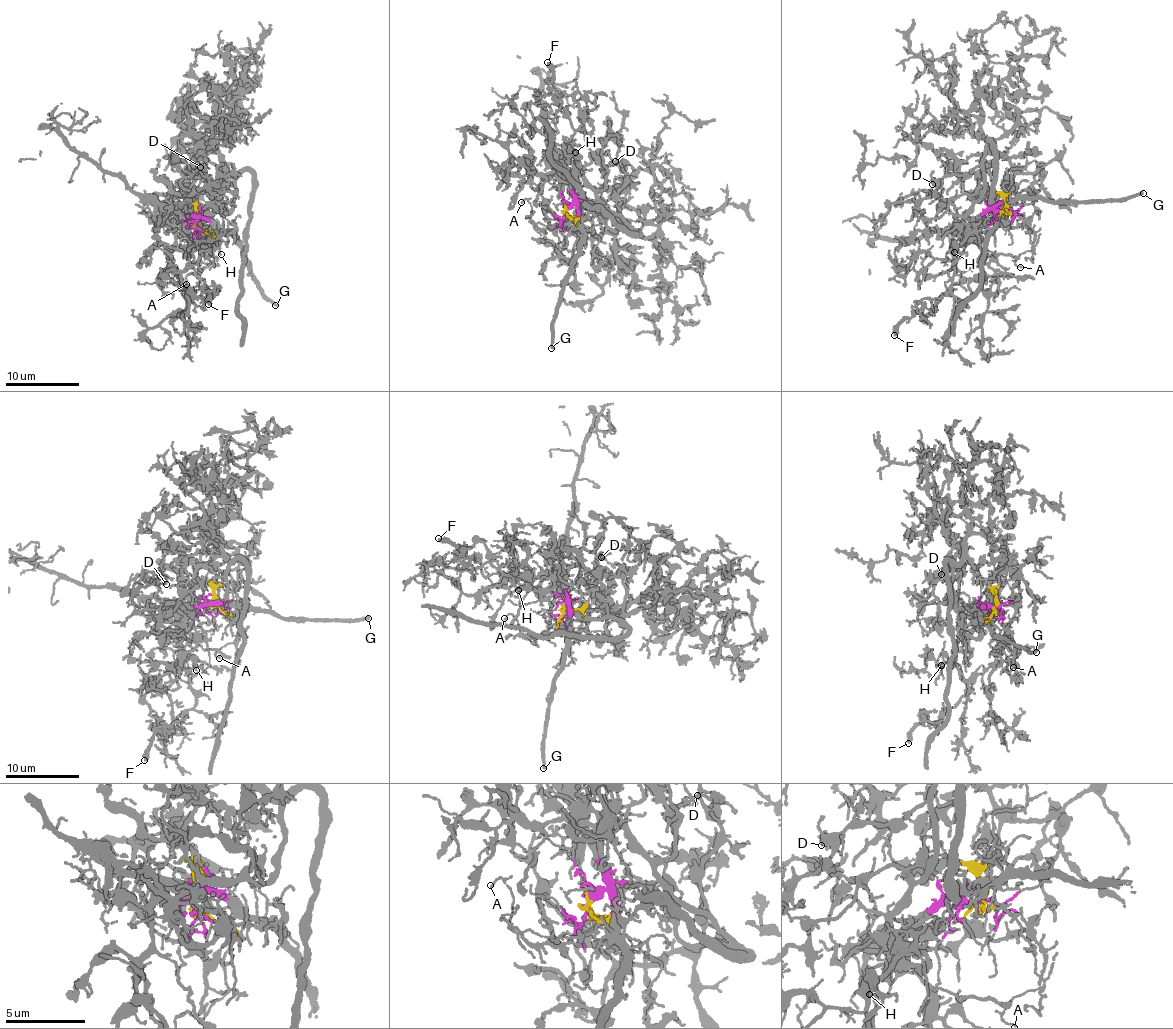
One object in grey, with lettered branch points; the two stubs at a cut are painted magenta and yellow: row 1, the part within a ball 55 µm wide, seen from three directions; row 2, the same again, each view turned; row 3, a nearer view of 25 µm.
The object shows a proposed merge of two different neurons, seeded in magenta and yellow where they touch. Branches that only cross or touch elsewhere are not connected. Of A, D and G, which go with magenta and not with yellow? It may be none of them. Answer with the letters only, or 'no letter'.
A, G

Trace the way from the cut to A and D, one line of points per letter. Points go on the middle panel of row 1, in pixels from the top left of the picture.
A: (564, 211), (573, 205), (576, 220), (549, 227), (535, 224), (529, 216), (529, 201), (525, 198), (522, 202)
D: (564, 211), (573, 217), (594, 204), (606, 224), (623, 228), (583, 170), (590, 154), (604, 166), (615, 162)

